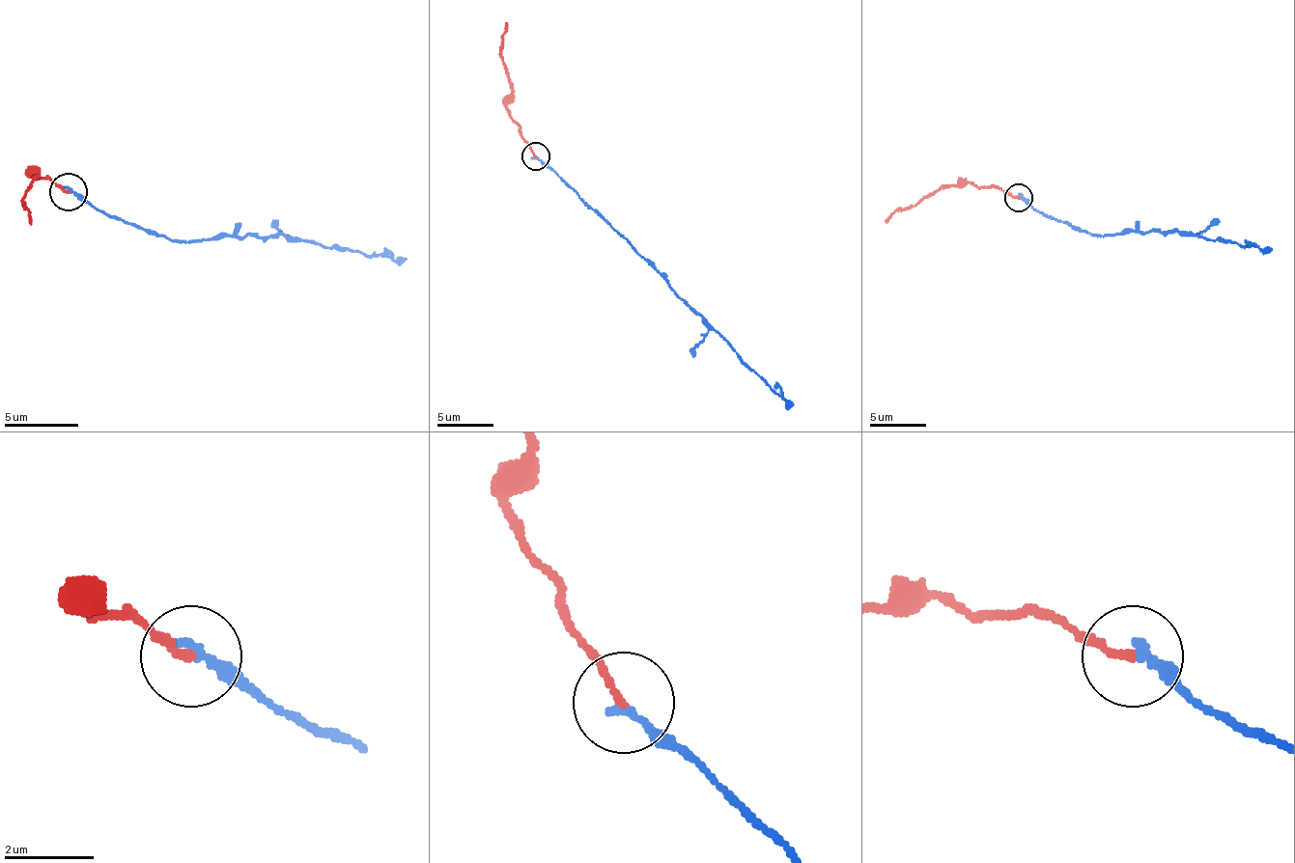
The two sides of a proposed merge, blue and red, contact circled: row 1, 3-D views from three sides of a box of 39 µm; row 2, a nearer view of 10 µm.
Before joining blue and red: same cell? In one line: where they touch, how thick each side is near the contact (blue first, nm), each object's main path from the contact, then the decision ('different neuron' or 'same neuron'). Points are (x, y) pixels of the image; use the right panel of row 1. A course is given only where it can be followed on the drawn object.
place (1018, 197); calibres 240 and 160 nm; course blue (1020, 197), (1049, 216), (1102, 236), (1184, 231), (1207, 239), (1269, 247); course red (1017, 197), (970, 182), (958, 182), (943, 185), (913, 206), (898, 208), (885, 222); same neuron

